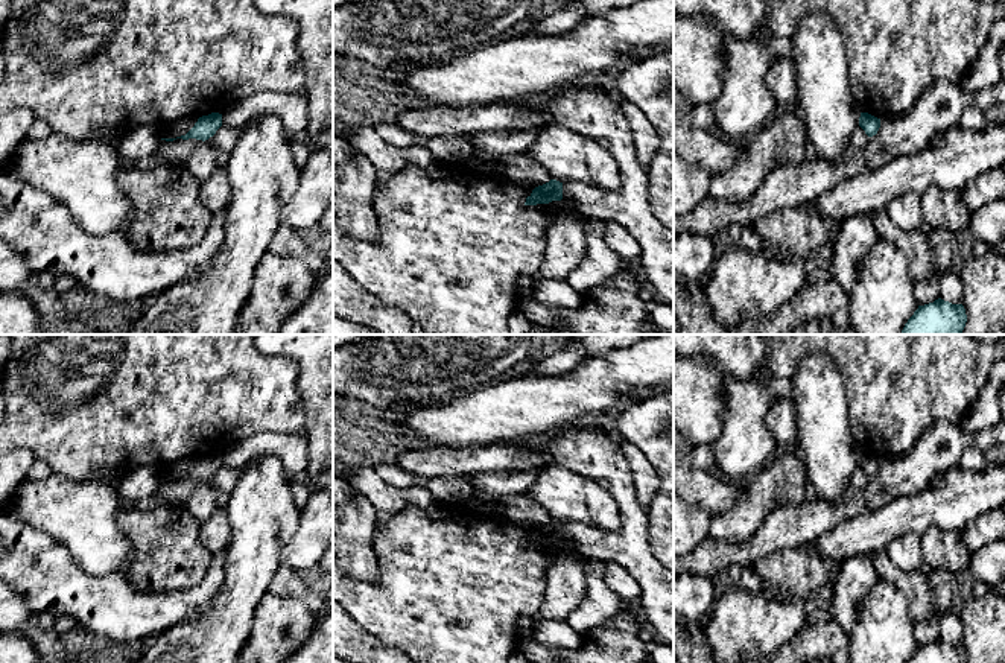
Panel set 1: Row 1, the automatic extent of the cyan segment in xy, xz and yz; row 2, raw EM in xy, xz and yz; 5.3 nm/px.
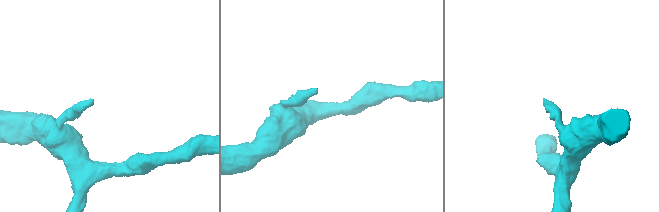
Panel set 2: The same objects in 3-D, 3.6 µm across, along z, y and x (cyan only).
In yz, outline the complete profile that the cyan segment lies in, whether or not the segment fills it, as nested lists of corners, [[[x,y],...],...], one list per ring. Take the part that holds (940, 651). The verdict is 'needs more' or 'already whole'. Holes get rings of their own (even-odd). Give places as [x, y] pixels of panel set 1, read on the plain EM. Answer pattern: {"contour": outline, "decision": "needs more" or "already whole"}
{"contour": [[[938,639],[934,643],[918,646],[908,663],[967,663],[967,655],[962,645]]], "decision": "already whole"}

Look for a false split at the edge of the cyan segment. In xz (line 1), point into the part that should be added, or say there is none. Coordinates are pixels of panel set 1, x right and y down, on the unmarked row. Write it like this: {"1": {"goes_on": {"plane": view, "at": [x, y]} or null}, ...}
{"1": {"goes_on": null}}

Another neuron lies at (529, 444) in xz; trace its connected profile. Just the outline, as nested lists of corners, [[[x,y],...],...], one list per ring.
[[[546,436],[528,438],[528,439],[515,441],[512,444],[515,444],[520,449],[520,453],[526,452],[528,455],[535,449],[540,450],[543,455],[546,455],[546,450],[547,450],[547,438]]]

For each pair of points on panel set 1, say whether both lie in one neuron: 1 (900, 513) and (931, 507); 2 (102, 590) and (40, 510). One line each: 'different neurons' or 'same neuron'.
1: same neuron
2: different neurons

